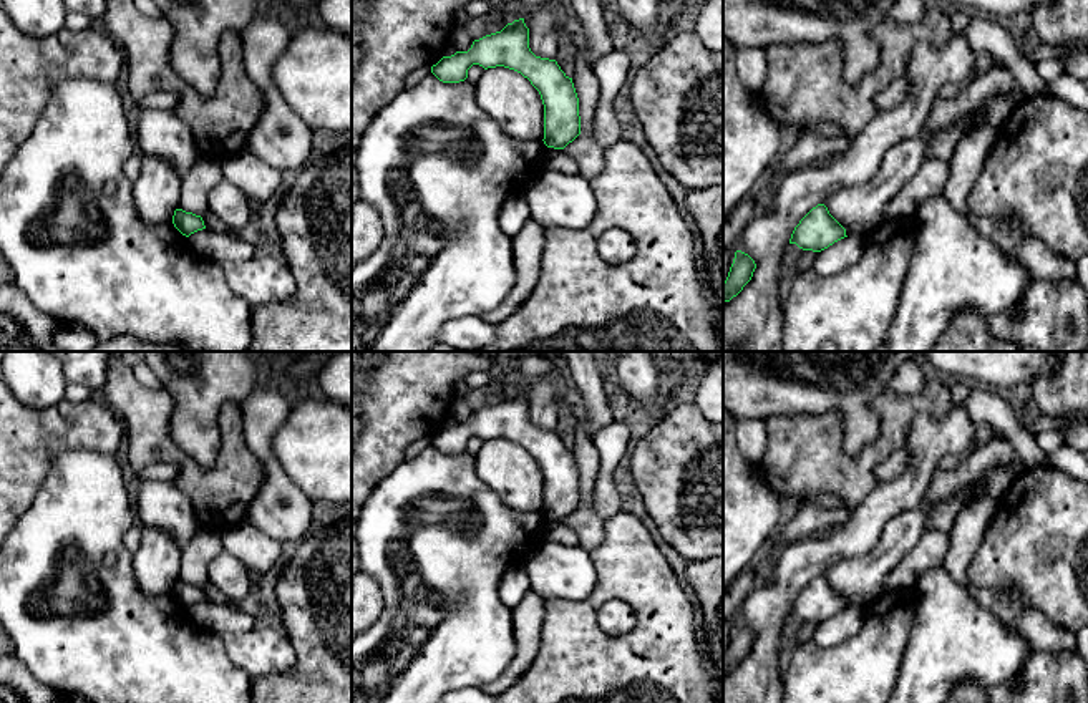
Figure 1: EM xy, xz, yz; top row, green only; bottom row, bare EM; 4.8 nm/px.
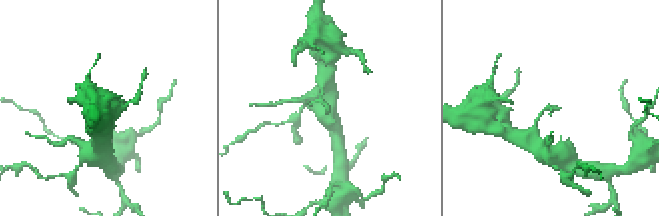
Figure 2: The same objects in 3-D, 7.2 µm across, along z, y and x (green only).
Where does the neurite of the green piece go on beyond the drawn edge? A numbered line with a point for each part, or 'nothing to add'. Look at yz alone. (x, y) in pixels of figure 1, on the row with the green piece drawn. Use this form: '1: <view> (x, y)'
nothing to add

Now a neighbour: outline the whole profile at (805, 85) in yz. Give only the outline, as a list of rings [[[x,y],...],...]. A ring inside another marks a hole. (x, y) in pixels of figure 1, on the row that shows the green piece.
[[[945,5],[927,7],[917,23],[886,18],[876,30],[879,66],[857,85],[843,76],[844,53],[838,40],[773,45],[765,50],[768,76],[758,99],[780,126],[803,133],[814,123],[833,121],[851,139],[879,111],[874,96],[906,75],[914,46],[942,46],[952,35]]]

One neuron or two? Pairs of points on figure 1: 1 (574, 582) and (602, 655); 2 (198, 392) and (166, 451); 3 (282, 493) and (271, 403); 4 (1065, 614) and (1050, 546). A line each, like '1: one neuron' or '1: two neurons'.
1: two neurons
2: two neurons
3: one neuron
4: one neuron

